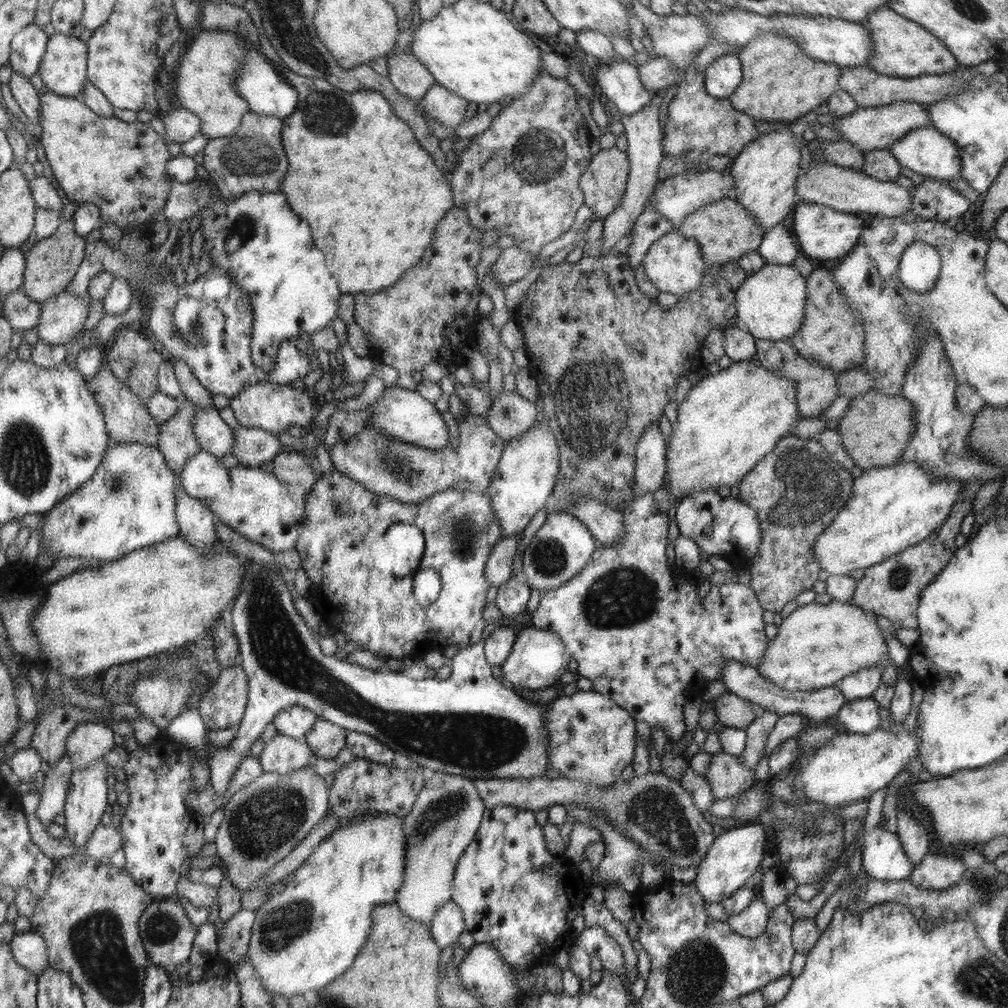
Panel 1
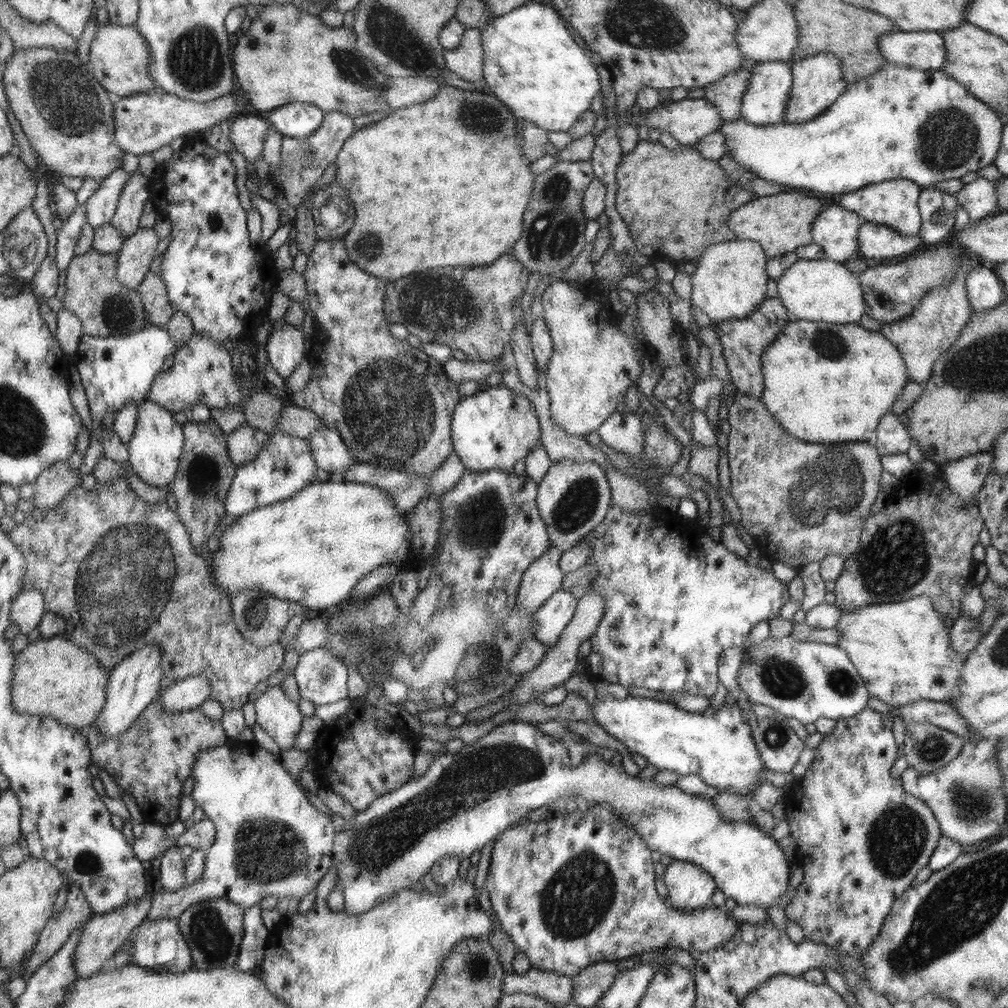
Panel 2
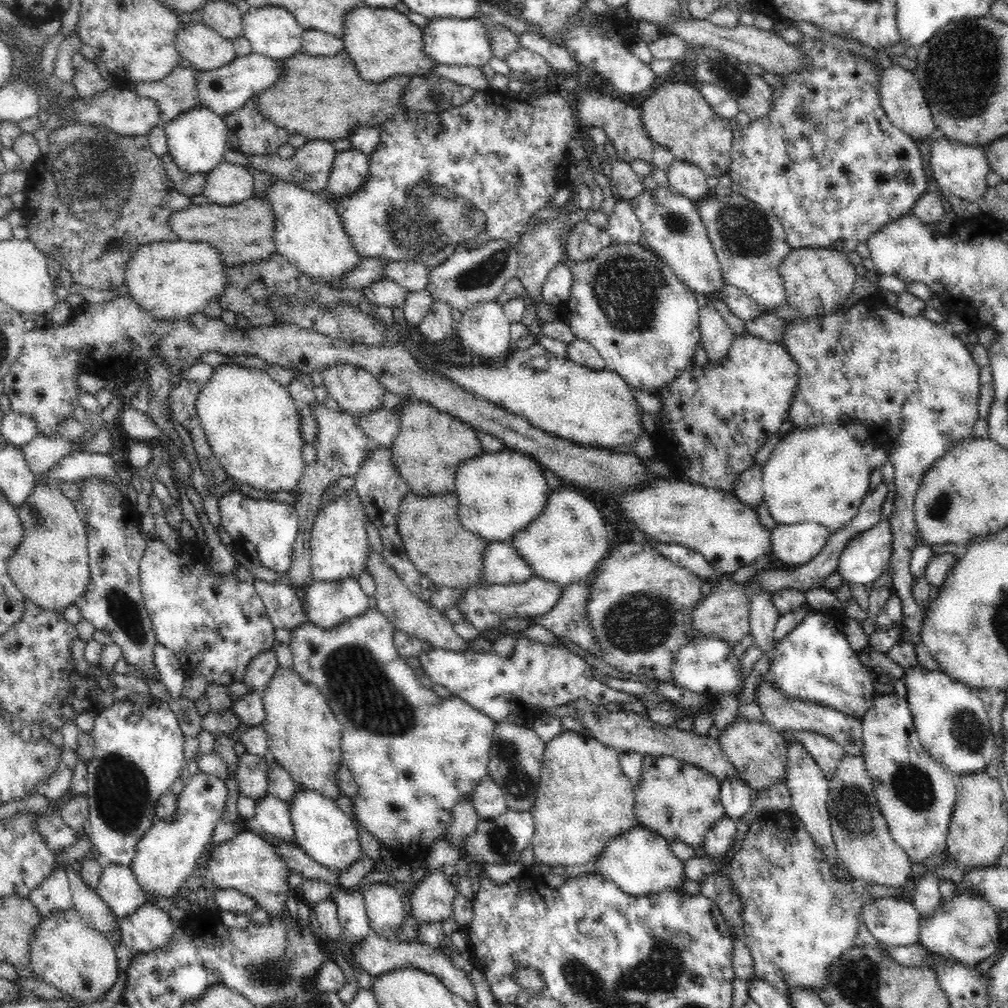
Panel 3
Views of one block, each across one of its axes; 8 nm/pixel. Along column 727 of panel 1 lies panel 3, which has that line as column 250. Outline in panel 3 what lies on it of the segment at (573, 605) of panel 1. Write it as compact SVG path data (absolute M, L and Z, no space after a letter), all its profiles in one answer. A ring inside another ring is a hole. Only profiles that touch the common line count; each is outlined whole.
M149 539L147 541L147 547L145 548L143 557L140 561L139 581L141 584L144 605L148 611L149 617L151 618L157 642L172 650L176 655L178 662L182 664L184 668L188 668L188 666L190 666L188 670L200 672L206 680L210 680L209 684L228 687L230 684L234 684L234 682L243 682L244 674L247 673L246 668L251 664L252 659L256 658L257 654L274 648L277 642L276 637L274 636L275 626L266 612L263 601L260 599L260 596L258 596L254 583L242 582L238 580L234 574L214 575L214 573L208 569L208 562L206 562L204 558L196 558L196 554L192 554L192 552L184 552L184 550L174 552L174 550L168 550L162 542Z

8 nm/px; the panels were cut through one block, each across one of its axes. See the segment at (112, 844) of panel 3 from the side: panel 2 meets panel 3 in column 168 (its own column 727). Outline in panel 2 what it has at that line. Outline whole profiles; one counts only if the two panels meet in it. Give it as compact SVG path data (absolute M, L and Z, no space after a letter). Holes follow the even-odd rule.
M605 696L598 697L593 700L591 705L591 710L593 710L593 722L594 724L598 724L598 726L602 726L606 733L612 735L614 738L618 739L630 752L636 752L636 754L640 754L640 756L644 756L646 758L648 764L652 766L656 766L659 770L674 770L676 774L680 776L686 776L687 774L698 774L700 778L708 785L717 787L720 789L720 792L726 793L738 793L741 795L746 795L747 799L750 800L750 796L748 792L752 792L757 786L761 785L764 781L758 777L761 770L764 770L765 764L761 761L761 754L757 751L757 745L754 743L753 734L750 730L750 725L747 725L742 719L742 713L740 713L740 708L734 704L731 707L724 704L719 709L714 709L713 707L709 707L704 712L690 712L686 710L682 710L678 708L676 705L672 703L666 703L659 700L650 699L648 697L631 697L628 696L625 699L617 699L613 696Z

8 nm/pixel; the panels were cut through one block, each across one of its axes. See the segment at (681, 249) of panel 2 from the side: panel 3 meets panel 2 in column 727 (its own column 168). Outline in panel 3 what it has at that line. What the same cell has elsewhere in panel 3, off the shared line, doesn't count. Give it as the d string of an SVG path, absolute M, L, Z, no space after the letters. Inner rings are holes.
M72 123L52 130L48 136L48 142L49 152L42 156L32 170L29 170L24 190L25 203L19 210L26 220L24 227L28 231L28 240L32 241L45 256L51 255L54 257L60 263L61 268L67 268L71 272L74 283L88 286L88 288L94 290L112 291L126 281L126 266L130 264L131 259L135 257L135 254L143 245L162 241L174 242L179 239L172 227L168 225L168 222L172 214L187 209L192 204L191 197L180 193L172 185L167 170L164 169L162 158L151 149L148 137L124 136L100 124Z

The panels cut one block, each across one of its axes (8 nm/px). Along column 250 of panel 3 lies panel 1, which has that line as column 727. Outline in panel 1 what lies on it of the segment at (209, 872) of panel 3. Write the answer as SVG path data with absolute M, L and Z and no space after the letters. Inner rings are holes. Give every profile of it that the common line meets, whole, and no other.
M764 823L726 829L717 836L702 862L697 865L697 875L693 883L701 891L707 903L722 902L746 884L746 880L760 868L764 858L764 848L768 842L768 832Z

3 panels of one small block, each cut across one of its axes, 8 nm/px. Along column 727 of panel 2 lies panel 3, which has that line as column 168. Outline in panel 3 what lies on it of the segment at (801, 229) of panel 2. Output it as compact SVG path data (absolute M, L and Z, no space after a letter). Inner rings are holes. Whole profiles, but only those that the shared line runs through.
M252 197L234 206L204 203L191 204L187 209L172 214L168 225L178 238L188 242L205 242L219 250L227 266L243 265L250 262L268 261L277 253L275 245L275 225L278 219L275 207L264 198Z

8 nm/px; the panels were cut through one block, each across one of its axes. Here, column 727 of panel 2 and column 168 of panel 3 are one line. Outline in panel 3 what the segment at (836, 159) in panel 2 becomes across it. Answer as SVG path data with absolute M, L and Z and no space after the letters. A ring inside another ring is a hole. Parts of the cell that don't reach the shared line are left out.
M208 108L191 109L164 126L168 137L168 153L180 169L190 174L209 173L211 169L224 161L224 152L228 149L230 131L222 115Z

